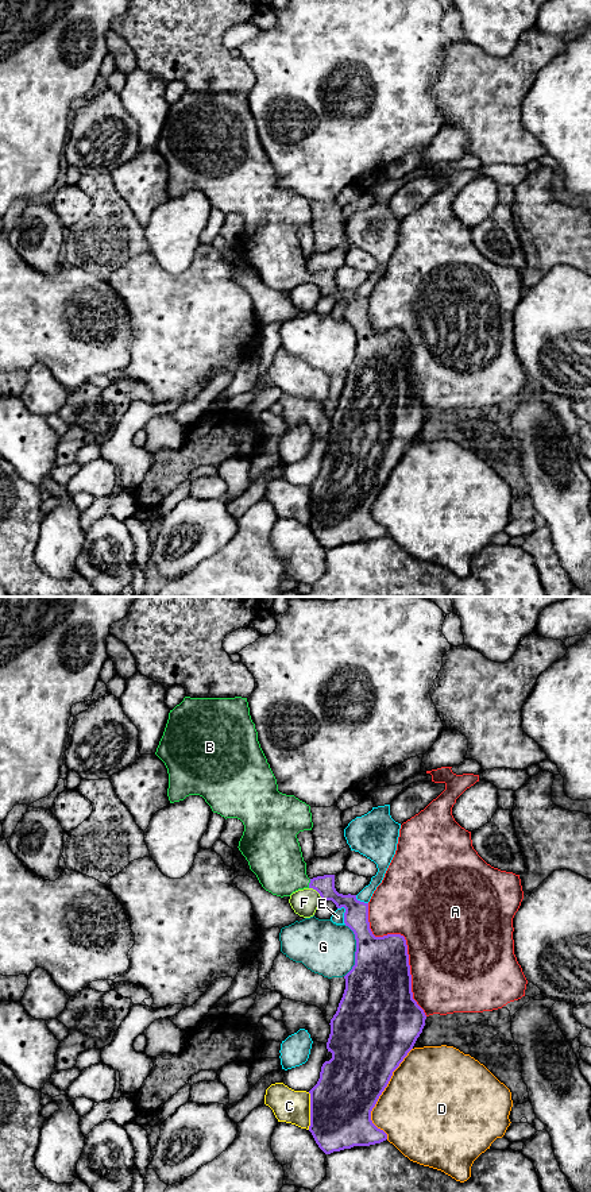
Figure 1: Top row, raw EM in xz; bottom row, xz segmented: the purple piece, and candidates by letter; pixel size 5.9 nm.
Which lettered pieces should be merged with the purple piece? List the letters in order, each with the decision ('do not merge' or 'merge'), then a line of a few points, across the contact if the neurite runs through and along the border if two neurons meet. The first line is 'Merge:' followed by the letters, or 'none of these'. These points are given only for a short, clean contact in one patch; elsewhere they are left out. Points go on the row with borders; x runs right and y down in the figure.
Merge: B
A: do not merge
B: merge; line xz (324, 884), (309, 883), (296, 879), (277, 860)
C: do not merge
D: do not merge
E: do not merge
F: do not merge; line xz (309, 887), (321, 899)
G: do not merge

